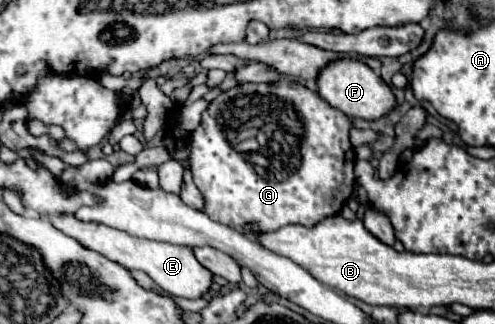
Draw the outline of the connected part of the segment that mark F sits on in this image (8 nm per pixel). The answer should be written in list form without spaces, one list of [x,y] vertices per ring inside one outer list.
[[[334,60],[330,62],[318,76],[318,94],[334,108],[344,112],[350,118],[362,118],[362,120],[378,120],[386,116],[392,108],[396,108],[396,96],[392,88],[364,62],[360,60]]]

